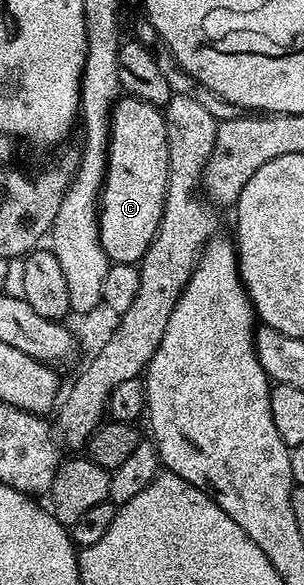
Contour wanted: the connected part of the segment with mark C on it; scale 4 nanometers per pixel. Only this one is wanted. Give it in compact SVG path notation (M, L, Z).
M124 96L113 105L108 171L98 199L100 243L109 263L139 263L160 227L168 187L168 141L161 107Z

